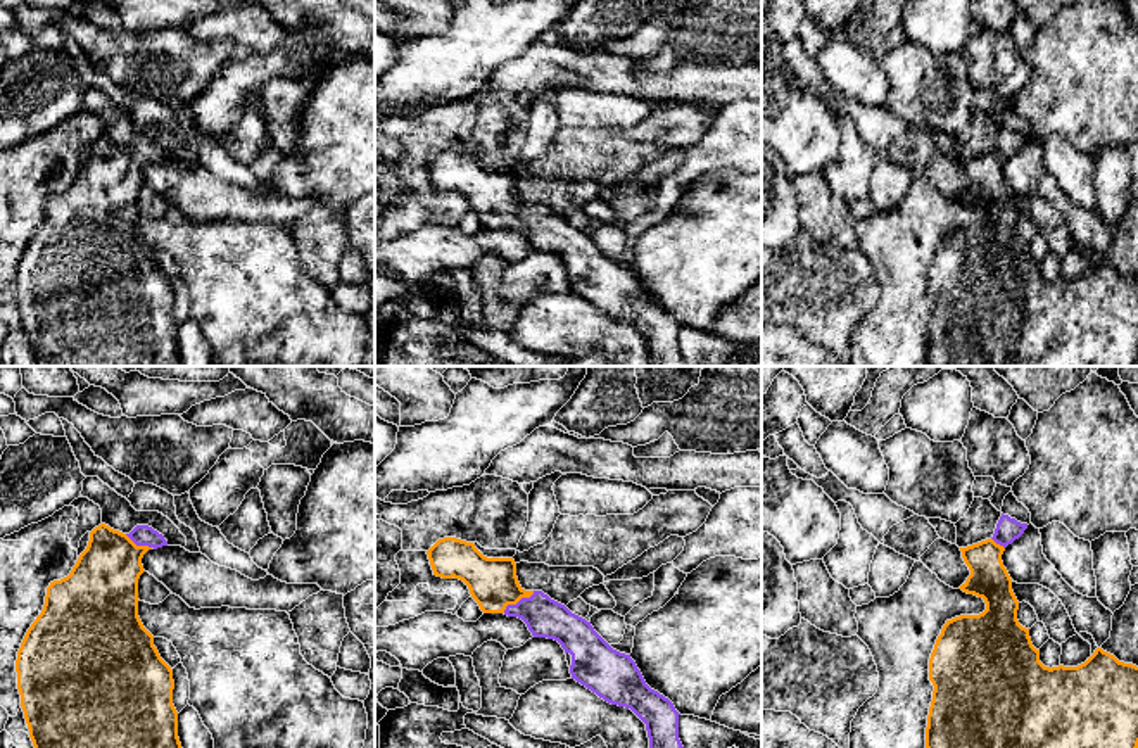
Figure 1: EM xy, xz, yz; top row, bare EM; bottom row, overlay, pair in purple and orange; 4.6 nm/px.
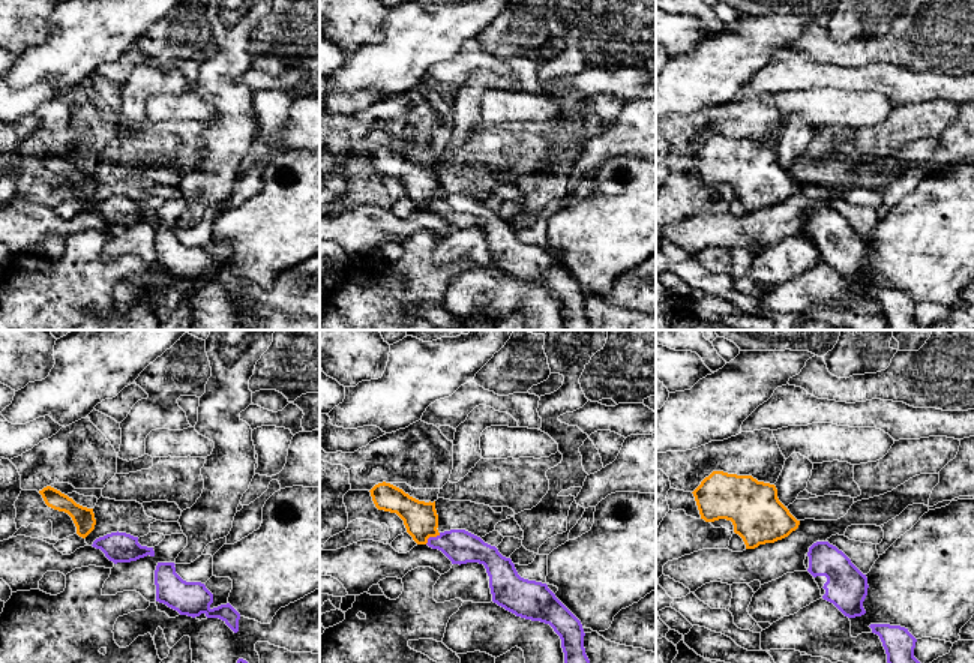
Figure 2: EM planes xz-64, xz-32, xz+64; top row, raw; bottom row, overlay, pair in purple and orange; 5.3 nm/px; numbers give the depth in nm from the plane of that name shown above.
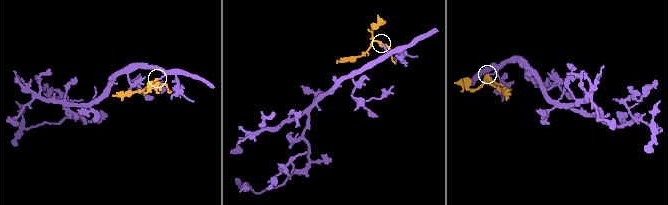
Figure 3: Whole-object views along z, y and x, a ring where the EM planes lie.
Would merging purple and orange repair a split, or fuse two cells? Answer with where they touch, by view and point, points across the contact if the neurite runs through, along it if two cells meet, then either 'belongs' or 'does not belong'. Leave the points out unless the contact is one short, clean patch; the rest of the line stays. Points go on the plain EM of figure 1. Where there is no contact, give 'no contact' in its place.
contact xz (518, 215); way xz (544, 230), (534, 220), (518, 215), (508, 211), (493, 196); belongs

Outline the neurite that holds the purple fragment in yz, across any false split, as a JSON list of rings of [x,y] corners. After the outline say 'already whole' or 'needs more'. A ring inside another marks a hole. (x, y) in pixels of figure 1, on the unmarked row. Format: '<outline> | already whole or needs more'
[[[1000,130],[991,152],[960,161],[970,183],[958,200],[983,211],[986,223],[960,228],[941,242],[929,271],[934,299],[926,340],[931,366],[1136,366],[1138,280],[1097,261],[1078,280],[1045,280],[1017,233],[1019,214],[1002,168],[1027,136]]] | needs more

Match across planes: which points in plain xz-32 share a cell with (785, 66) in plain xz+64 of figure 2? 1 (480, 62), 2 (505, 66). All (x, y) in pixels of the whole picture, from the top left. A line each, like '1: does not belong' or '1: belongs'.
1: belongs
2: belongs

